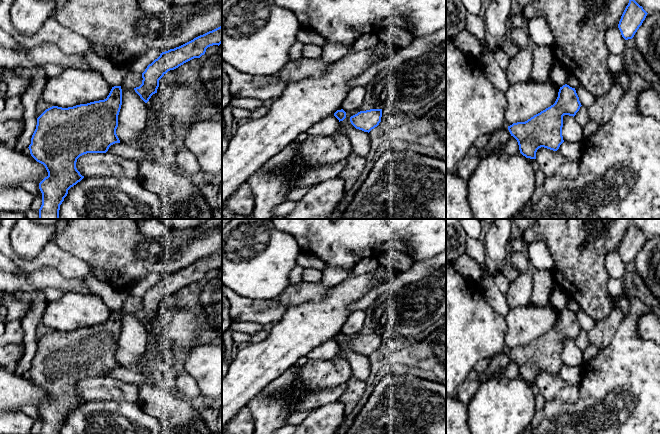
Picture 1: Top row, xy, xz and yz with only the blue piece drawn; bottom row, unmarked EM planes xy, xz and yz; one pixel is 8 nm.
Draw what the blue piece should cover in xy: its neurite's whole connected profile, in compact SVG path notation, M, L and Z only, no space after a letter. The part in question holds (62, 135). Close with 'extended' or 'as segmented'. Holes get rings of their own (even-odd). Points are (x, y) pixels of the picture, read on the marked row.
M114 86L104 100L68 108L52 106L37 118L36 129L28 148L31 156L43 164L48 172L48 176L39 183L42 193L39 219L59 219L60 205L68 190L84 178L76 168L80 156L87 153L106 153L111 145L120 143L116 129L121 105L121 86Z | as segmented

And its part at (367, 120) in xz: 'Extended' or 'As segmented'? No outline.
As segmented

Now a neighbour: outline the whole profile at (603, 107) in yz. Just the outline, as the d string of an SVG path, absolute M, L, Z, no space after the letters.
M613 84L606 94L596 97L592 105L587 108L590 119L598 125L607 123L611 119L623 95L622 86Z

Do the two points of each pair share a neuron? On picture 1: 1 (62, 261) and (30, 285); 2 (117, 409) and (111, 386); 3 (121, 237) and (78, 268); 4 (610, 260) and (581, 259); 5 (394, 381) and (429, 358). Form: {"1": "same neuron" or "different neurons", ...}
{"1": "different neurons", "2": "different neurons", "3": "different neurons", "4": "different neurons", "5": "different neurons"}

